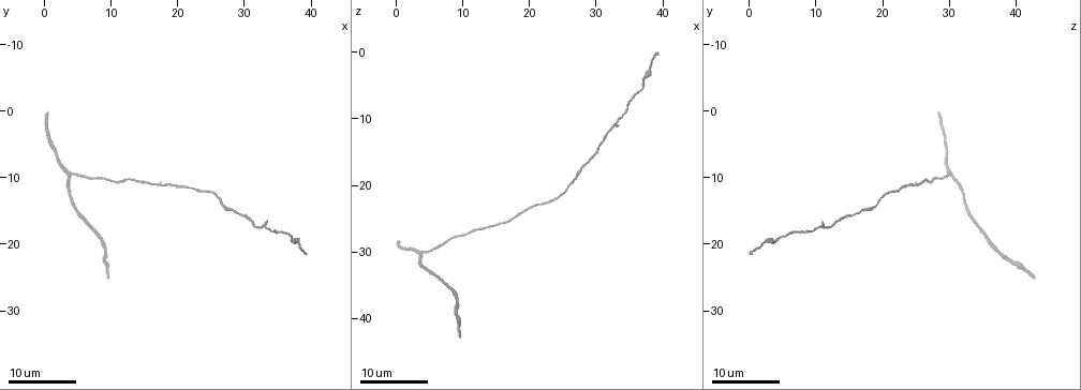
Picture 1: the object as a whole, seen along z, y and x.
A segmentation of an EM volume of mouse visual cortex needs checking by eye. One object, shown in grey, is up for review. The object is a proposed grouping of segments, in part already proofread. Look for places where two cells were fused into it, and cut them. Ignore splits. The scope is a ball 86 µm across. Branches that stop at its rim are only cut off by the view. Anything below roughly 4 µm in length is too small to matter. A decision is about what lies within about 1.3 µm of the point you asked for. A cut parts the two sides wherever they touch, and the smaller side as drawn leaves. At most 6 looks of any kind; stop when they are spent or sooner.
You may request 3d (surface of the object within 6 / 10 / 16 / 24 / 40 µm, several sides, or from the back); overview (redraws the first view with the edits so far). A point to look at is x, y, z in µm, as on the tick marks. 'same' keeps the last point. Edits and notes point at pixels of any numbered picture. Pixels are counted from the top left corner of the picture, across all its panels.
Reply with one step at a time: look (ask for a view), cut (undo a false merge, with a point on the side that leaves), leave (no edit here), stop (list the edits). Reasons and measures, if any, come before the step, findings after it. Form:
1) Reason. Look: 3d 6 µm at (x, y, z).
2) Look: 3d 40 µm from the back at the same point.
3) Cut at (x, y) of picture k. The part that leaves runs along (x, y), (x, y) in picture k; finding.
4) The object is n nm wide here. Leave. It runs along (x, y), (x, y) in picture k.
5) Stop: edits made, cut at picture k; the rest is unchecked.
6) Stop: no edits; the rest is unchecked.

Look: 3d 24 µm at (18.0, 11.0, 25.0).

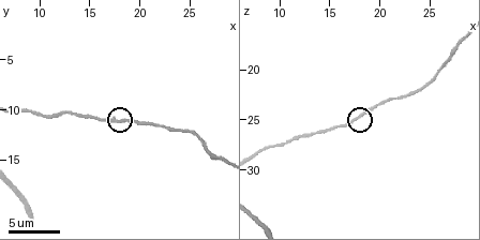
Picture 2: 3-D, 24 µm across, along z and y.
Look: 3d 10 µm at (17.8, 11.2, 25.0).

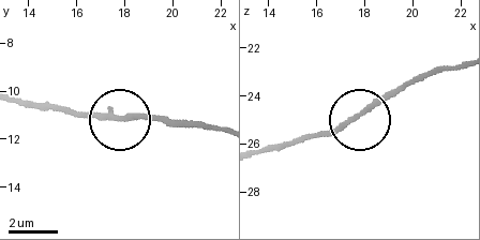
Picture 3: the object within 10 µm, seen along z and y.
Leave. It runs along (353, 118), (303, 138) in picture 3; continuous, no second cell.

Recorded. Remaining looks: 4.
Three arms meet. Look: 3d 24 µm at (4.0, 10.0, 30.5).

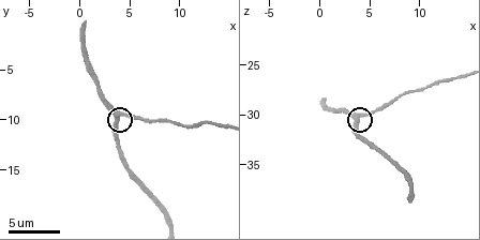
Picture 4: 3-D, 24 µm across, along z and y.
Look: 3d 10 µm at (3.6, 10.0, 30.6).

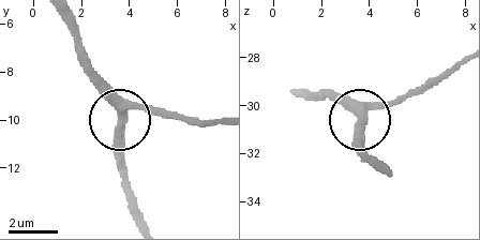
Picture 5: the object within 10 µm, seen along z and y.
The object is 310 nm wide here. Leave. It runs along (218, 122), (144, 110), (121, 118), (85, 75) in picture 5; one cell here.

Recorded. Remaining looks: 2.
Stop: no edits; the rest is unchecked.

